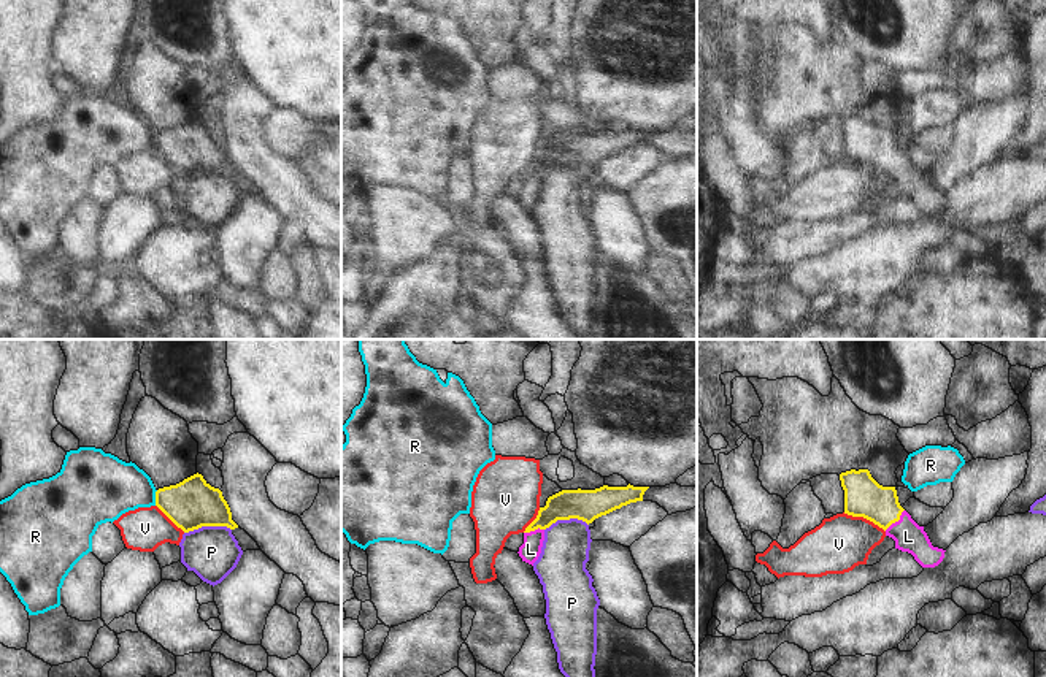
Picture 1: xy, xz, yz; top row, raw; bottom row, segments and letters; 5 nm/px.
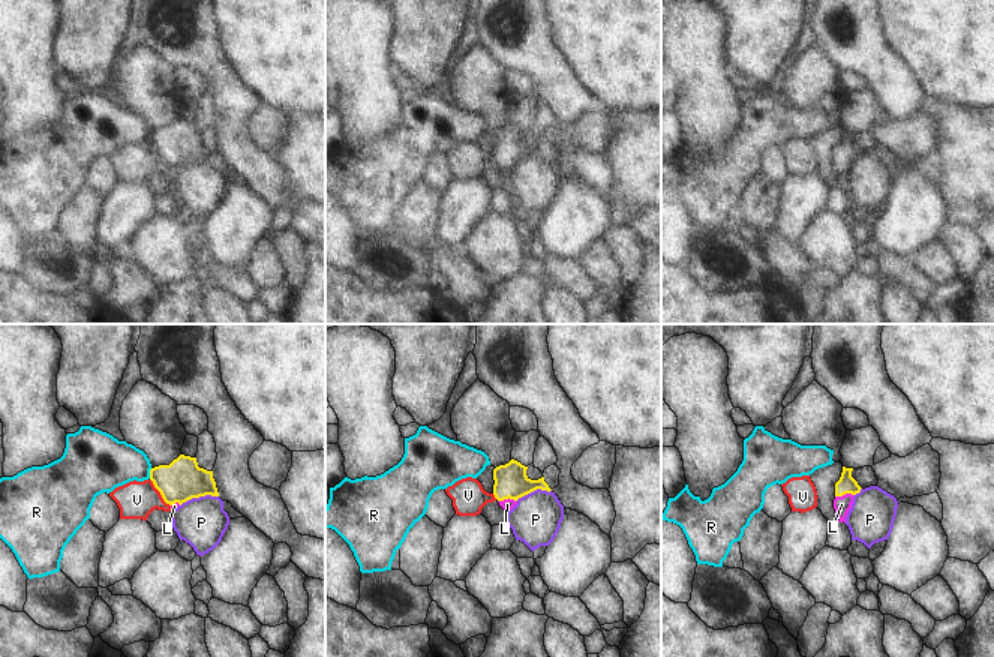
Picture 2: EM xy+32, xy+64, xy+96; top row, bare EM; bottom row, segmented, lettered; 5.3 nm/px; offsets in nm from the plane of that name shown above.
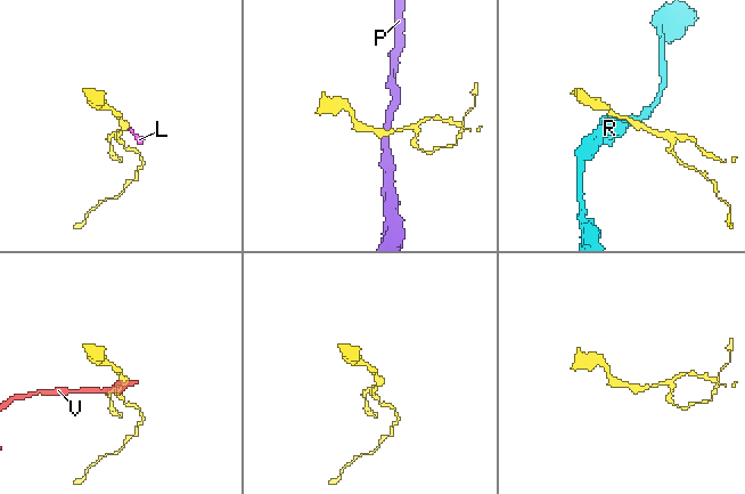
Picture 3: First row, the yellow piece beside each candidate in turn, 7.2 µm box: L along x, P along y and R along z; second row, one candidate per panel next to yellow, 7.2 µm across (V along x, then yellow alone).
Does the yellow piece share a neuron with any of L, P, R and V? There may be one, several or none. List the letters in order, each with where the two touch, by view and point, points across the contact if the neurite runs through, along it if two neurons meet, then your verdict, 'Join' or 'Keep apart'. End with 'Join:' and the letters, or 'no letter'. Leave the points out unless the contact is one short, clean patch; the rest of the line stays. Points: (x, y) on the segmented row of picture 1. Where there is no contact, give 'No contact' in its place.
L: Touches yellow at yz (896, 520). Path across: yz (864, 497), (876, 503), (896, 520), (908, 536). Join
P: Touches yellow at xy (207, 525). Boundary: xy (230, 528), (199, 527), (184, 533). Keep apart
R: Touches yellow at xy (156, 498). Keep apart
V: Touches yellow at yz (864, 517). Boundary: yz (843, 512), (853, 517), (865, 517), (884, 531). Keep apart
Join: L

